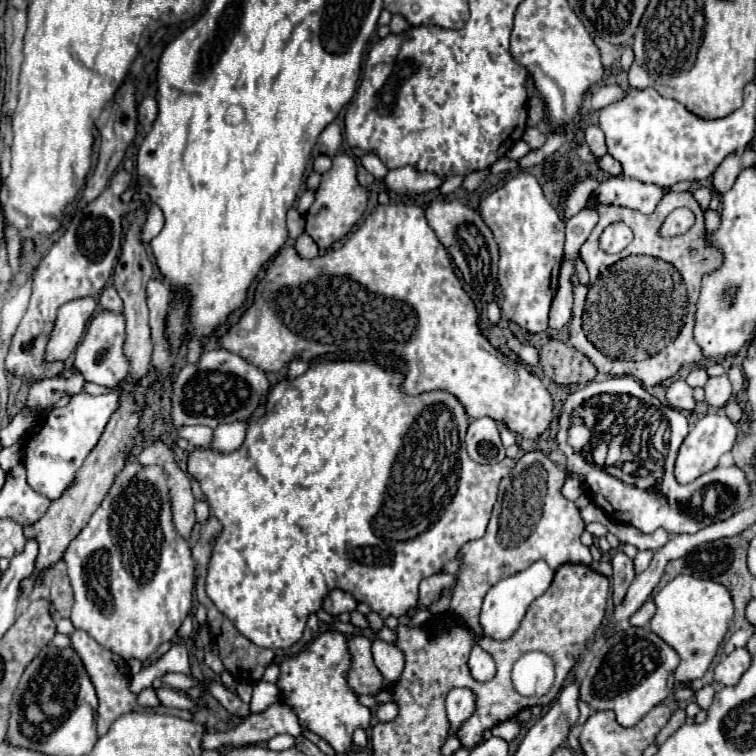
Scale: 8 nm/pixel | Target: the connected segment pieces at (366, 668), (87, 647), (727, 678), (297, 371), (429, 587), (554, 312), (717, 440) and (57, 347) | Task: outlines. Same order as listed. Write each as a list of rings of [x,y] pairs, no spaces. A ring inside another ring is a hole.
[[[364,635],[348,639],[350,669],[346,673],[348,685],[357,695],[374,695],[384,689],[384,677],[372,659],[372,641]]]
[[[74,631],[72,633],[72,647],[80,655],[80,659],[82,659],[84,667],[86,667],[86,673],[88,673],[88,677],[90,677],[94,689],[96,689],[96,695],[98,695],[98,703],[100,705],[98,705],[96,723],[98,723],[98,735],[100,737],[106,735],[106,731],[110,729],[110,725],[118,717],[122,717],[126,713],[132,713],[132,711],[144,711],[142,707],[138,707],[136,695],[128,689],[128,679],[130,677],[126,673],[126,661],[120,655],[108,651],[100,643],[96,643],[86,631]]]
[[[734,649],[730,655],[726,655],[718,667],[714,669],[714,681],[720,685],[734,685],[742,677],[742,673],[750,667],[752,655],[748,649]]]
[[[299,359],[293,360],[288,367],[288,374],[287,374],[288,379],[292,381],[292,379],[295,379],[296,377],[305,373],[308,368],[309,368],[308,363]]]
[[[436,573],[432,577],[422,579],[420,583],[420,607],[430,607],[430,603],[440,595],[442,589],[450,589],[454,585],[454,575]]]
[[[564,257],[560,269],[560,285],[550,307],[550,319],[548,319],[550,329],[562,329],[572,319],[572,291],[574,291],[574,285],[570,281],[572,273],[574,273],[574,265],[570,263],[570,259]]]
[[[710,411],[704,417],[700,417],[694,425],[694,429],[686,435],[684,443],[680,445],[678,457],[676,457],[676,467],[674,467],[674,477],[678,483],[686,485],[694,479],[698,479],[702,473],[708,473],[718,465],[718,459],[732,449],[736,441],[736,425],[722,413],[722,411]]]
[[[82,297],[60,307],[56,327],[46,347],[46,361],[66,361],[70,357],[80,343],[96,305],[94,297]]]

